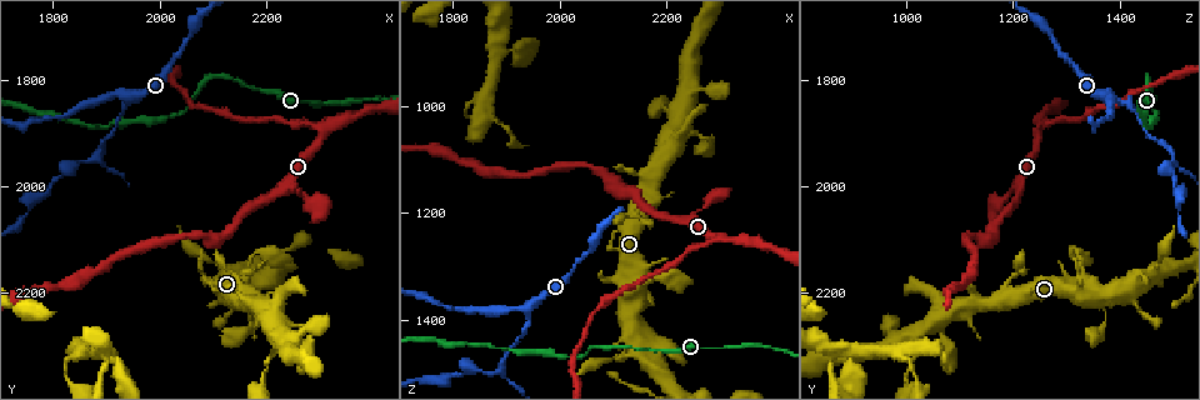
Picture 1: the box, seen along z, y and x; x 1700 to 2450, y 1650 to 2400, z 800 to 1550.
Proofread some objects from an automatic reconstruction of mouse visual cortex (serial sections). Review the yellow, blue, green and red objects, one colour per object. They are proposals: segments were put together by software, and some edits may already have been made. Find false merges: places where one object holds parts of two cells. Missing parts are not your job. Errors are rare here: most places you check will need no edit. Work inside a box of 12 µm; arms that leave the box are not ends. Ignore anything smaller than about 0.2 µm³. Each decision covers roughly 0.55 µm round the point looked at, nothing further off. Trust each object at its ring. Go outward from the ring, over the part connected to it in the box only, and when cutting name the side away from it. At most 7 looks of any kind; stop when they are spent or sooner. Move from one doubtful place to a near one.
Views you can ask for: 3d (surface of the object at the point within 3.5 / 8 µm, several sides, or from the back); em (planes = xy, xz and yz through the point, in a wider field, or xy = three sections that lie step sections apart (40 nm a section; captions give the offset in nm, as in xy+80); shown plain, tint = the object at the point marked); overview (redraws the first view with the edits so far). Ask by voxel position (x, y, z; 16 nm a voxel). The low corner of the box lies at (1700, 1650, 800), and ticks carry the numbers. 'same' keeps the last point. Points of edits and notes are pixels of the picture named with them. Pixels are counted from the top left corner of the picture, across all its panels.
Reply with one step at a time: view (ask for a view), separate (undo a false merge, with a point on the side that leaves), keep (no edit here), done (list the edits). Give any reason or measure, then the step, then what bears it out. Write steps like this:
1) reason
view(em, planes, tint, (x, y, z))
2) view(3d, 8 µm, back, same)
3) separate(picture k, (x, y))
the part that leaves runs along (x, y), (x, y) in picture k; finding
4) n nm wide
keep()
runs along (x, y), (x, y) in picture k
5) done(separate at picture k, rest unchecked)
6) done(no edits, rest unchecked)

calibre changes
view(3d, 3.5 µm, (2310, 1840, 1455))

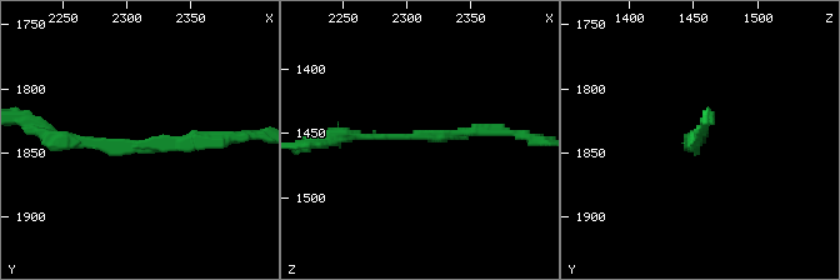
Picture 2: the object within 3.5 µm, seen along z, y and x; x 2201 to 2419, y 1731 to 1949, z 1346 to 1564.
arms of 100, 150 nm; now the EM
view(em, xy, step 1, tint, (2316, 1846, 1452))

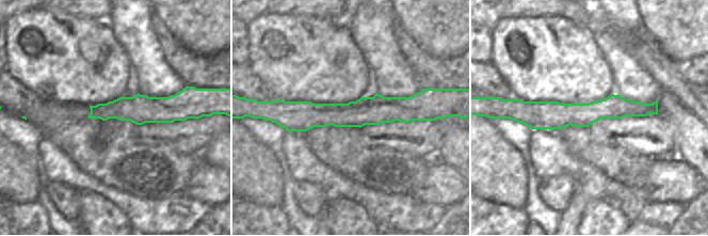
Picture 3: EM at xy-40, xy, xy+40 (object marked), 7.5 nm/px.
another direction
view(em, xy, step 2, tint, same)

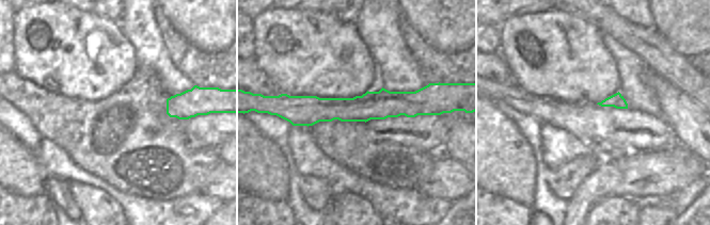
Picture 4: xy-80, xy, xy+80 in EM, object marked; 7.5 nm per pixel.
keep()
runs along (64, 140), (136, 148), (236, 136) in picture 2; all the same cell

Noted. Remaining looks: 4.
three-way junction
view(3d, 8 µm, (2305, 1900, 1245))

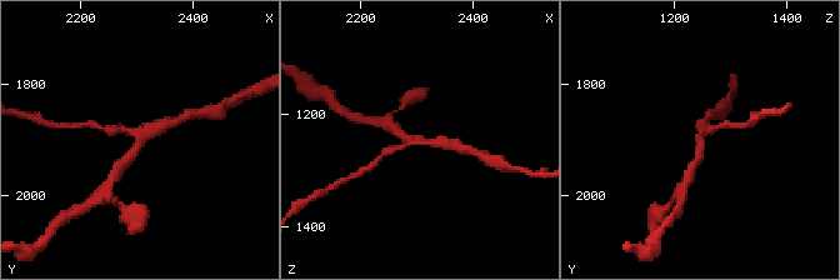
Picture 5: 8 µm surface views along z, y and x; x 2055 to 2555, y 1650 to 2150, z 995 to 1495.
3 arms; arms of 150, 250, 300 nm
view(em, planes, tint, (2305, 1895, 1245))

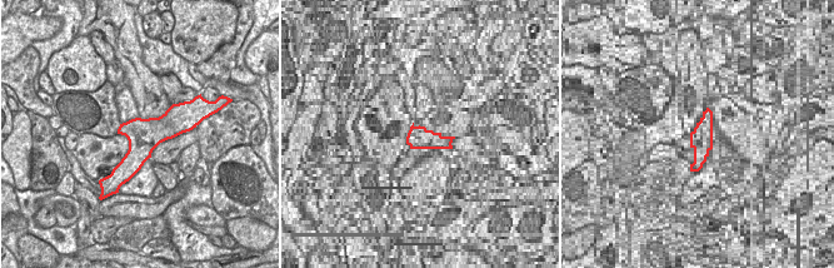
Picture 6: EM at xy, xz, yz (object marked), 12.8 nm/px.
keep()
runs along (693, 166), (700, 135), (711, 128) in picture 5; one cell here

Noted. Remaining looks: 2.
three-way junction
view(3d, 3.5 µm, (1940, 1830, 1375))

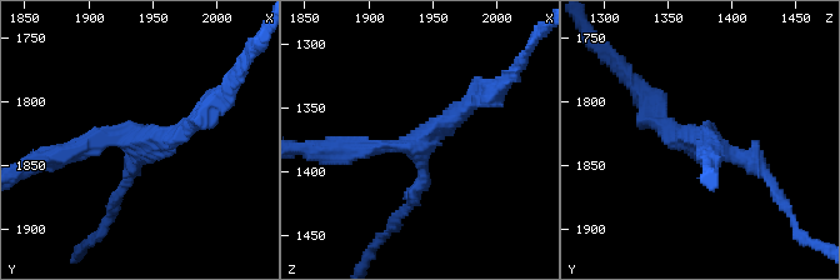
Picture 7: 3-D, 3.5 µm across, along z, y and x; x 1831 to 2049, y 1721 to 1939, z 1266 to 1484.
3 arms; arms of 200, 200, 200 nm
view(em, xy, step 1, tint, (1942, 1830, 1380))

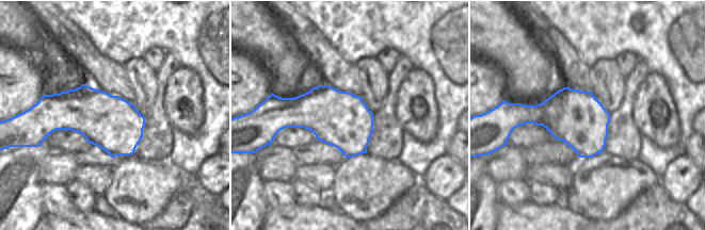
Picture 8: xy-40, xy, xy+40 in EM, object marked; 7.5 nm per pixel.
420 nm wide
keep()
runs along (483, 93), (421, 141), (425, 180), (406, 209) in picture 7; all the same cell

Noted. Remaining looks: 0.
done(no edits, rest unchecked)

